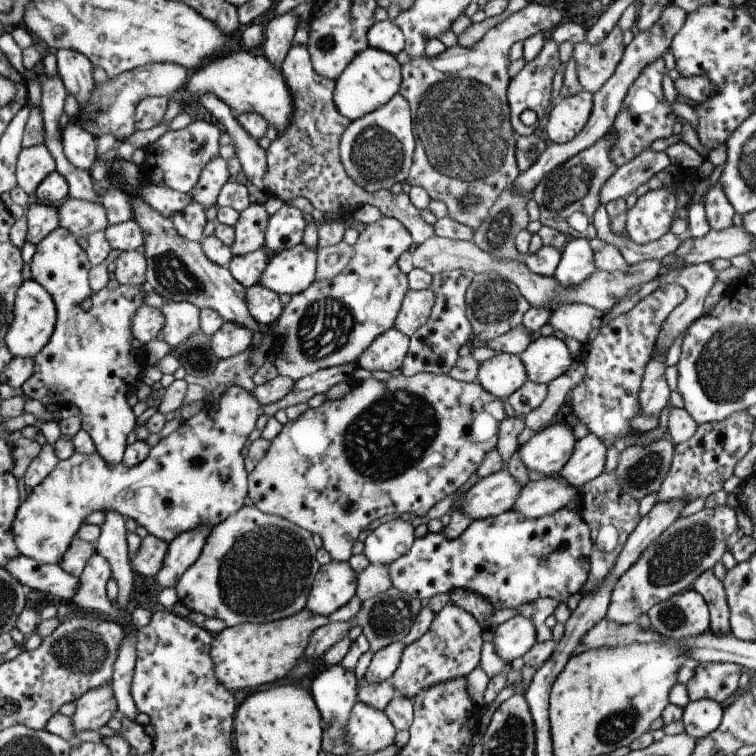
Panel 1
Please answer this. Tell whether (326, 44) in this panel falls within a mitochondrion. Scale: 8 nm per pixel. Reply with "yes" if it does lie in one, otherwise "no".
yes

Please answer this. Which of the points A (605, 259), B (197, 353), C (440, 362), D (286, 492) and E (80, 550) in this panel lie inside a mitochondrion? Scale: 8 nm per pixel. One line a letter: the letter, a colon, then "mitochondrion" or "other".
A: other
B: mitochondrion
C: other
D: other
E: other

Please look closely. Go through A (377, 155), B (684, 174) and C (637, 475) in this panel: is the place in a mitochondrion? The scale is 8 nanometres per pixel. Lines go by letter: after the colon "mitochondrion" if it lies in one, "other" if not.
A: mitochondrion
B: other
C: mitochondrion

